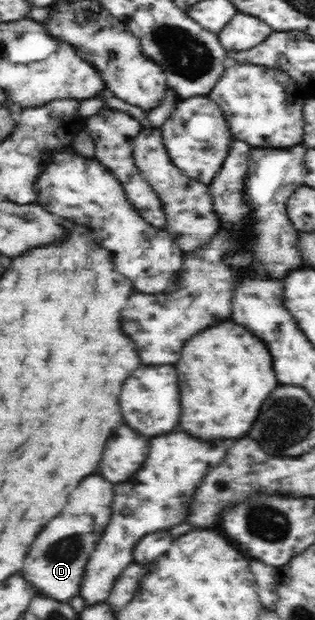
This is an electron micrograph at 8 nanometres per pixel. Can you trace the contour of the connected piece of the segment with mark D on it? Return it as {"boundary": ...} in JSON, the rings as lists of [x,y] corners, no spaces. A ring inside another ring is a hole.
{"boundary":[[[88,475],[80,483],[80,487],[70,495],[66,509],[56,519],[52,519],[48,523],[48,527],[36,537],[34,545],[28,551],[28,559],[24,561],[22,575],[35,588],[35,595],[42,594],[51,597],[53,600],[59,600],[61,603],[69,603],[74,596],[79,595],[88,557],[90,557],[98,539],[104,533],[104,527],[111,521],[113,513],[110,505],[112,505],[112,501],[114,501],[114,485],[100,475]]]}

